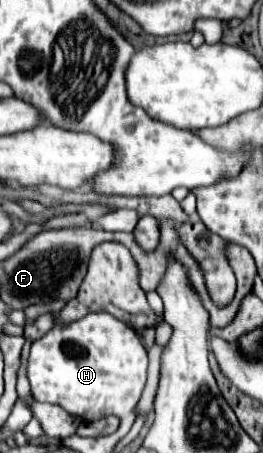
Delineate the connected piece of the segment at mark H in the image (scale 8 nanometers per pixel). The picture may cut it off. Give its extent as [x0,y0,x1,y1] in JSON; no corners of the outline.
[27,312,148,426]

